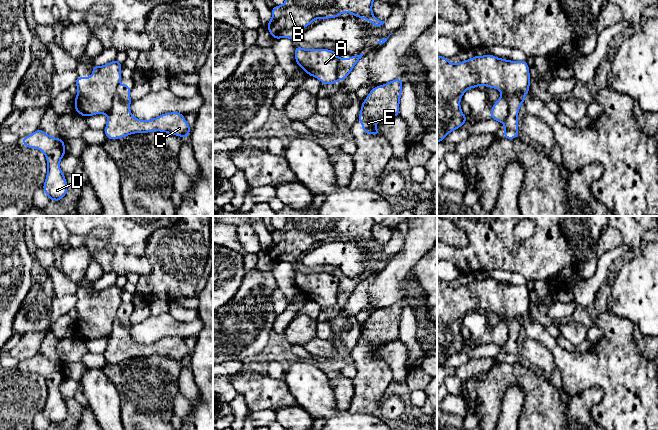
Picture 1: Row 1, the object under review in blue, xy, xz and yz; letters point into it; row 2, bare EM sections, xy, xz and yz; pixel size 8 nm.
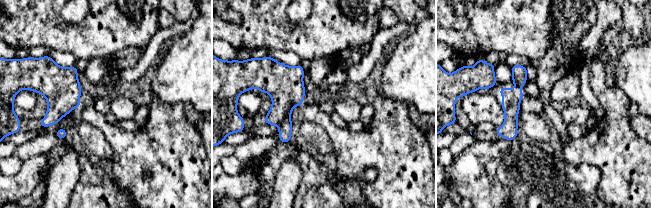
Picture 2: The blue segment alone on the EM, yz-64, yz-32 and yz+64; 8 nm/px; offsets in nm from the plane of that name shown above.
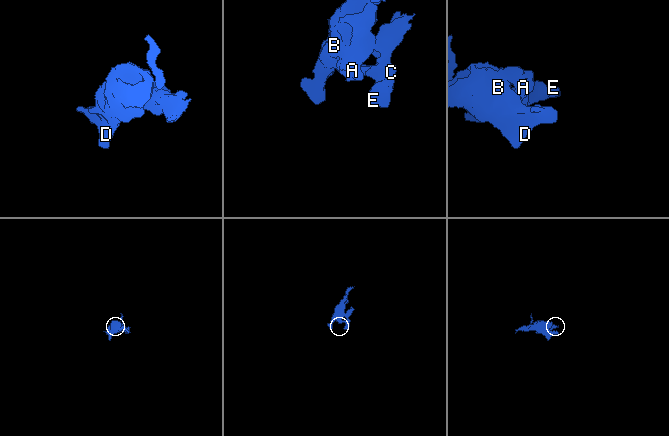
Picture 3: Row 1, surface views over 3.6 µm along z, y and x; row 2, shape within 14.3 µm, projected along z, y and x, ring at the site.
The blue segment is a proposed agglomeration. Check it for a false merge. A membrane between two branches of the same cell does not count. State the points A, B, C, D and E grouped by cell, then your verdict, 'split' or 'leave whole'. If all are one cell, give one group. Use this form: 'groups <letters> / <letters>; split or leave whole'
groups A B D / C E; split

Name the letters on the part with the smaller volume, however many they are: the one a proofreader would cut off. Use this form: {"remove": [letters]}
{"remove": ["C", "E"]}

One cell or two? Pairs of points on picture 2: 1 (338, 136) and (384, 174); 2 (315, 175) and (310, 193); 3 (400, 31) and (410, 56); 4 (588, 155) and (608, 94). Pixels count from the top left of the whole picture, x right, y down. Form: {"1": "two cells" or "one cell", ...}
{"1": "one cell", "2": "one cell", "3": "two cells", "4": "one cell"}

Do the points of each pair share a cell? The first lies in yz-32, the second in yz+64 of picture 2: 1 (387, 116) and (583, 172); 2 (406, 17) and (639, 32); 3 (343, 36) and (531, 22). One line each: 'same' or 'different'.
1: different
2: same
3: same

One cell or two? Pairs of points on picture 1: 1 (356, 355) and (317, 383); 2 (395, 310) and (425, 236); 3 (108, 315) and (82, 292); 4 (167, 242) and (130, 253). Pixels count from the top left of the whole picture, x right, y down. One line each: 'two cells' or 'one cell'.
1: two cells
2: two cells
3: one cell
4: two cells

